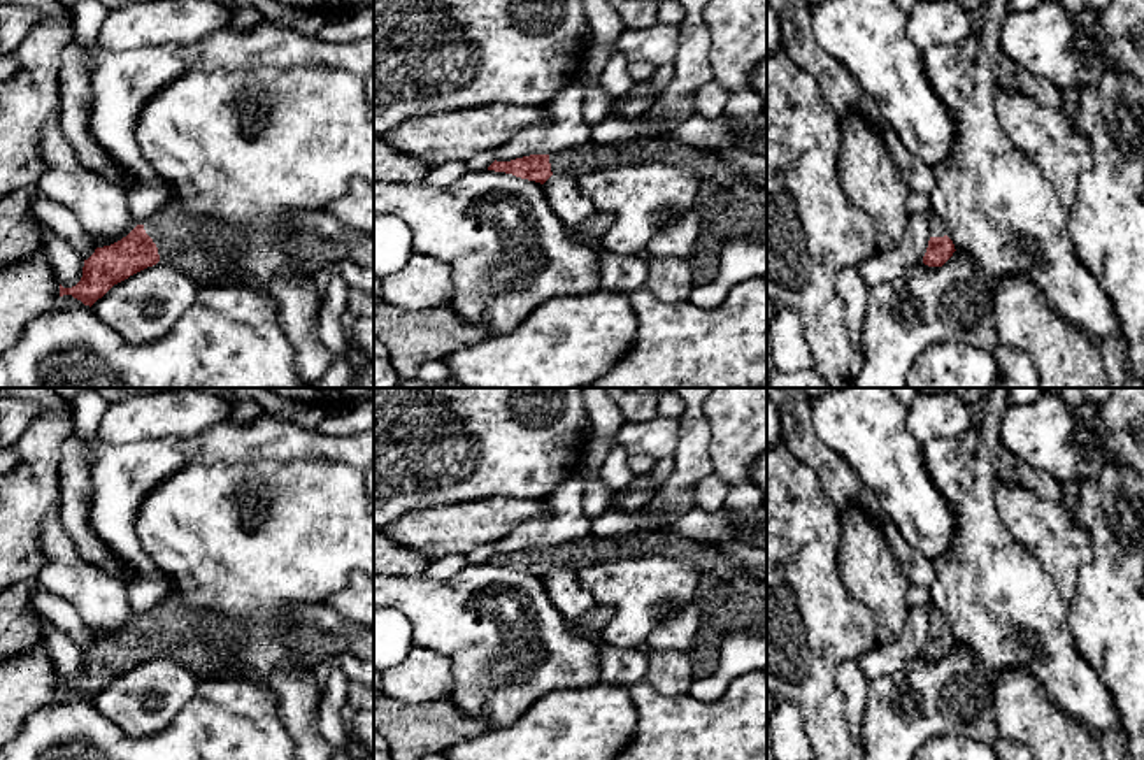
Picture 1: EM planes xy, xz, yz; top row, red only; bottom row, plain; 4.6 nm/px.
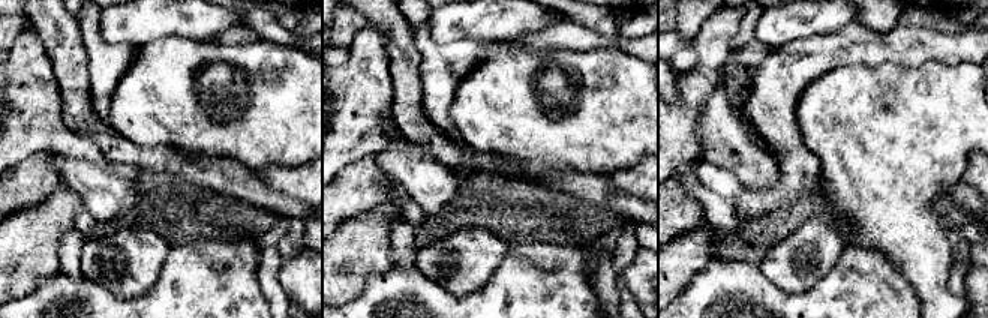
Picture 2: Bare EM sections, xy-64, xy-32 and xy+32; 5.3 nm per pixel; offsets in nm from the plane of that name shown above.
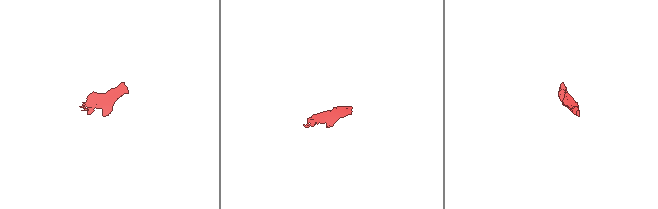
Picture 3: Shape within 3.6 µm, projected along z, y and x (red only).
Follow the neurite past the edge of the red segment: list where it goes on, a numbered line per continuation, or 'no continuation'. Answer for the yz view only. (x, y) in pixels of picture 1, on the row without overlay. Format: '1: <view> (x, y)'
1: yz (937, 622)

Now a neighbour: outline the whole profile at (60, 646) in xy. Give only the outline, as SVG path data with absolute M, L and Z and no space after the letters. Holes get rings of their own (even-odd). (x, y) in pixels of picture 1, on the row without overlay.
M44 620L39 642L54 660L56 672L63 681L72 681L81 674L84 653L67 632Z

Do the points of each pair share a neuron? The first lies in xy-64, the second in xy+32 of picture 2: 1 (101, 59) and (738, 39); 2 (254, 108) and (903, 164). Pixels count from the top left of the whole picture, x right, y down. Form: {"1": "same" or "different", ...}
{"1": "different", "2": "same"}

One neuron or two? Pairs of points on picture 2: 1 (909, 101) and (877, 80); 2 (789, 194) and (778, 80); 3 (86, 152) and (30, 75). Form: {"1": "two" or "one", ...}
{"1": "one", "2": "one", "3": "one"}

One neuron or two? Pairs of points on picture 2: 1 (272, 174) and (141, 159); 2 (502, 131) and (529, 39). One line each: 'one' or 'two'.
1: two
2: two

